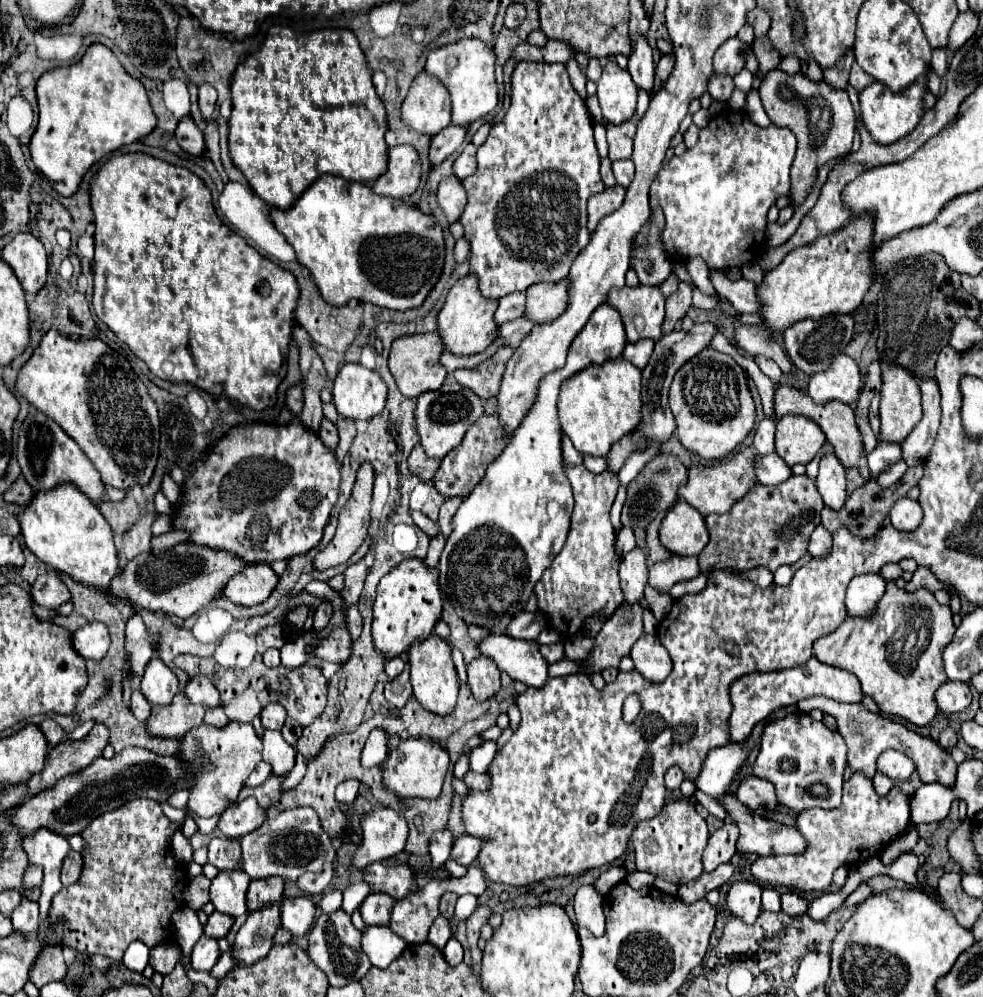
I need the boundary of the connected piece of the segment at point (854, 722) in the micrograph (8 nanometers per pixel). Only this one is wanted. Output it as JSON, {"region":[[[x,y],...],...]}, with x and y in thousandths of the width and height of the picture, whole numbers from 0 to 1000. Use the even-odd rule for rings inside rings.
{"region":[[[827,698],[825,702],[817,702],[817,704],[813,704],[811,710],[815,714],[823,714],[827,710],[833,710],[837,716],[845,716],[849,720],[851,732],[862,746],[862,766],[868,774],[878,774],[878,778],[887,781],[891,775],[891,764],[894,756],[904,752],[904,750],[910,750],[929,762],[939,786],[951,786],[953,784],[953,786],[959,786],[965,790],[972,788],[974,768],[967,762],[965,754],[959,752],[951,742],[923,732],[917,724],[896,720],[896,718],[884,714],[882,710],[878,710],[876,706],[854,706],[849,702],[835,700],[835,698]]]}

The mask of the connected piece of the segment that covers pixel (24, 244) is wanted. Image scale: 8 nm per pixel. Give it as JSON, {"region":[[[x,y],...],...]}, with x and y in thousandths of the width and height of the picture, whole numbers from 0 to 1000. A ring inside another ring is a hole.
{"region":[[[17,235],[3,251],[1,259],[13,269],[23,291],[38,295],[48,277],[48,253],[34,235]]]}

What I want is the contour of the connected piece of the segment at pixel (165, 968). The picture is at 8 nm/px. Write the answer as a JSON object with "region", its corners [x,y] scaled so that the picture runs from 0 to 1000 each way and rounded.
{"region":[[[170,945],[170,947],[160,947],[160,949],[154,951],[152,967],[158,971],[158,975],[164,975],[168,979],[178,971],[182,961],[184,961],[182,947],[180,945]]]}

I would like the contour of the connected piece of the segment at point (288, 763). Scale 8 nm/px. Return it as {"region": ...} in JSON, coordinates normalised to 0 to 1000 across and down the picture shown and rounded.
{"region":[[[268,732],[268,764],[272,764],[280,778],[292,776],[300,766],[300,748],[290,744],[286,734]]]}

